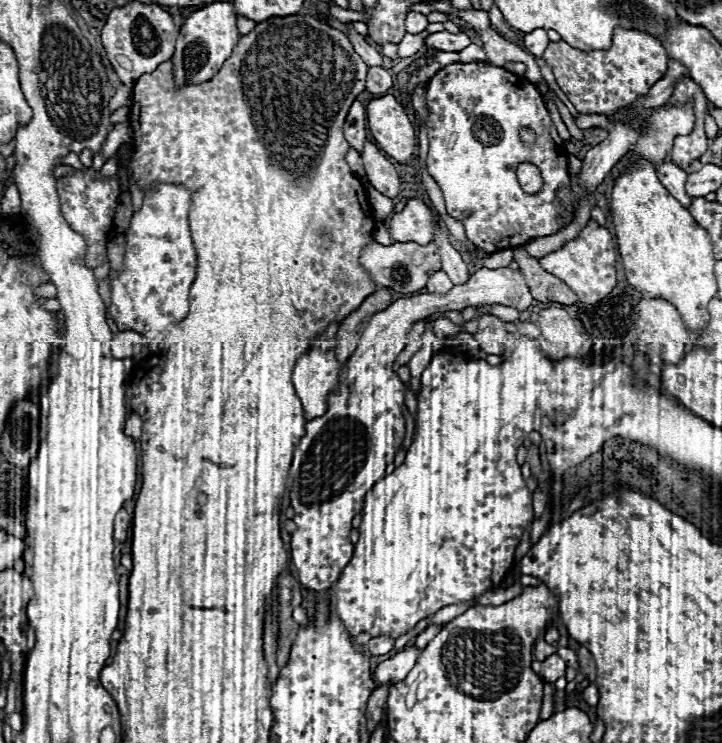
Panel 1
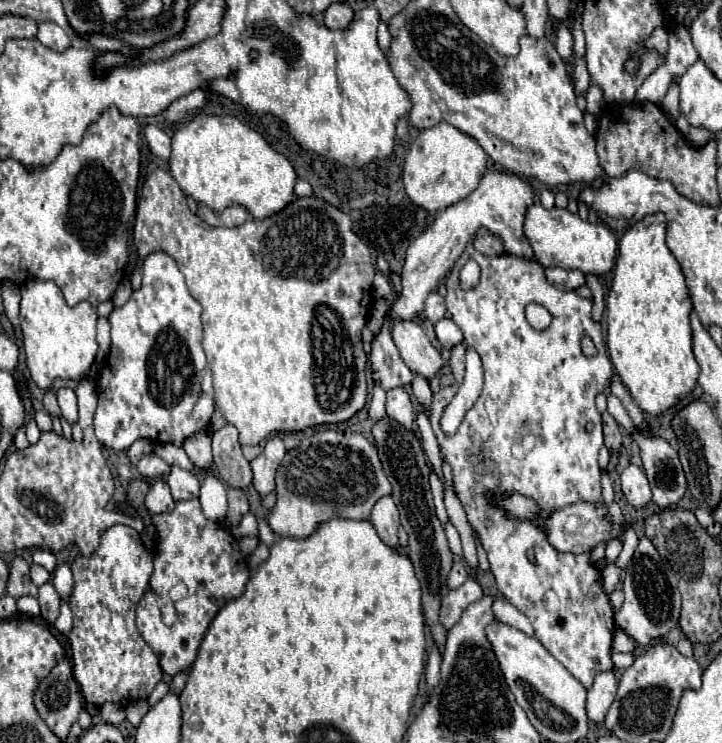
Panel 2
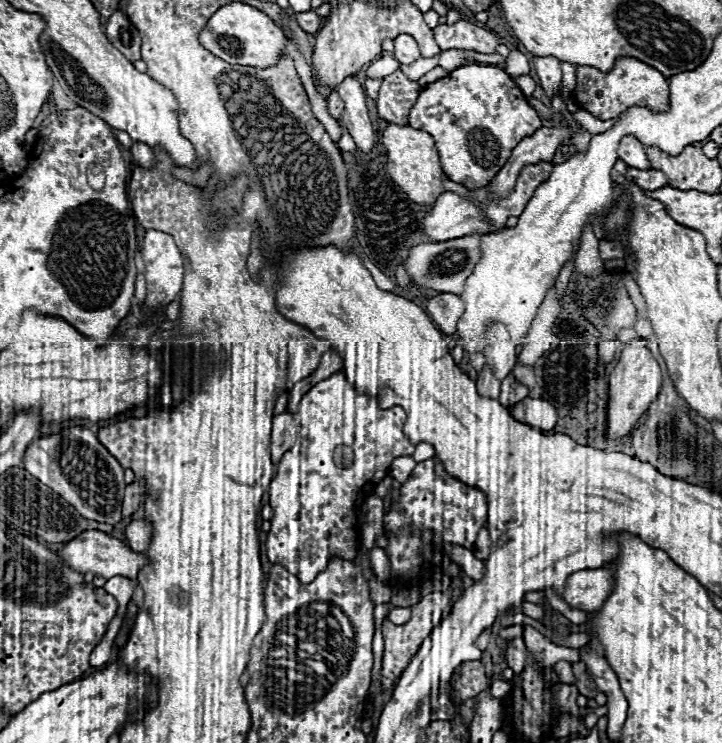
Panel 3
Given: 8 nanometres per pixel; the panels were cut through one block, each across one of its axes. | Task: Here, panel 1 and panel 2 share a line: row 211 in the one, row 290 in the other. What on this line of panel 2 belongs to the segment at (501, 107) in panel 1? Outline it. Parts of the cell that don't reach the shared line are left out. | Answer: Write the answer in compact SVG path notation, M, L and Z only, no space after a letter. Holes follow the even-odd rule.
M472 244L464 248L464 254L456 260L452 270L446 276L446 308L452 314L452 322L464 332L464 342L450 348L450 370L454 374L454 382L450 386L440 388L430 406L430 424L438 438L440 458L452 468L452 484L456 486L456 496L460 498L468 522L484 546L490 562L490 570L496 578L498 590L504 598L514 604L534 626L534 636L540 644L564 664L564 668L588 690L594 682L594 676L600 672L612 672L612 638L614 638L614 612L608 600L608 594L602 588L602 574L590 560L592 550L584 554L568 554L558 552L550 542L548 534L544 534L544 526L536 526L536 522L508 518L500 506L488 506L488 498L484 498L484 490L516 490L516 494L524 494L532 498L540 506L540 514L552 514L552 510L560 510L560 506L570 506L572 502L602 502L600 492L600 466L596 462L598 450L602 448L602 420L600 412L594 406L596 394L600 394L612 378L612 362L606 356L606 346L602 338L602 326L592 320L592 300L578 296L572 290L560 290L552 286L544 276L544 266L536 260L526 260L512 254L484 256ZM468 260L476 260L480 266L480 282L464 290L460 286L460 270ZM536 302L544 306L552 314L552 324L538 332L528 326L524 318L526 304ZM590 336L596 344L596 356L586 358L580 352L580 338ZM466 346L472 346L484 366L484 390L478 402L464 416L458 432L452 438L446 438L438 426L438 418L452 396L458 392L462 384L462 356ZM592 422L594 428L588 432L586 424ZM526 552L534 552L534 560L528 560Z

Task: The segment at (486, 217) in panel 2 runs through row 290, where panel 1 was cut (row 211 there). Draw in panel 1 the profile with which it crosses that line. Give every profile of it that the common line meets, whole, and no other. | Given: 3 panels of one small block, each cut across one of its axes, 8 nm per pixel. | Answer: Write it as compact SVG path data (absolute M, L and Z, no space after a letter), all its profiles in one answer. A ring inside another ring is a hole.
M410 198L402 212L396 212L390 220L390 234L394 242L432 242L434 218L432 208L418 198Z

